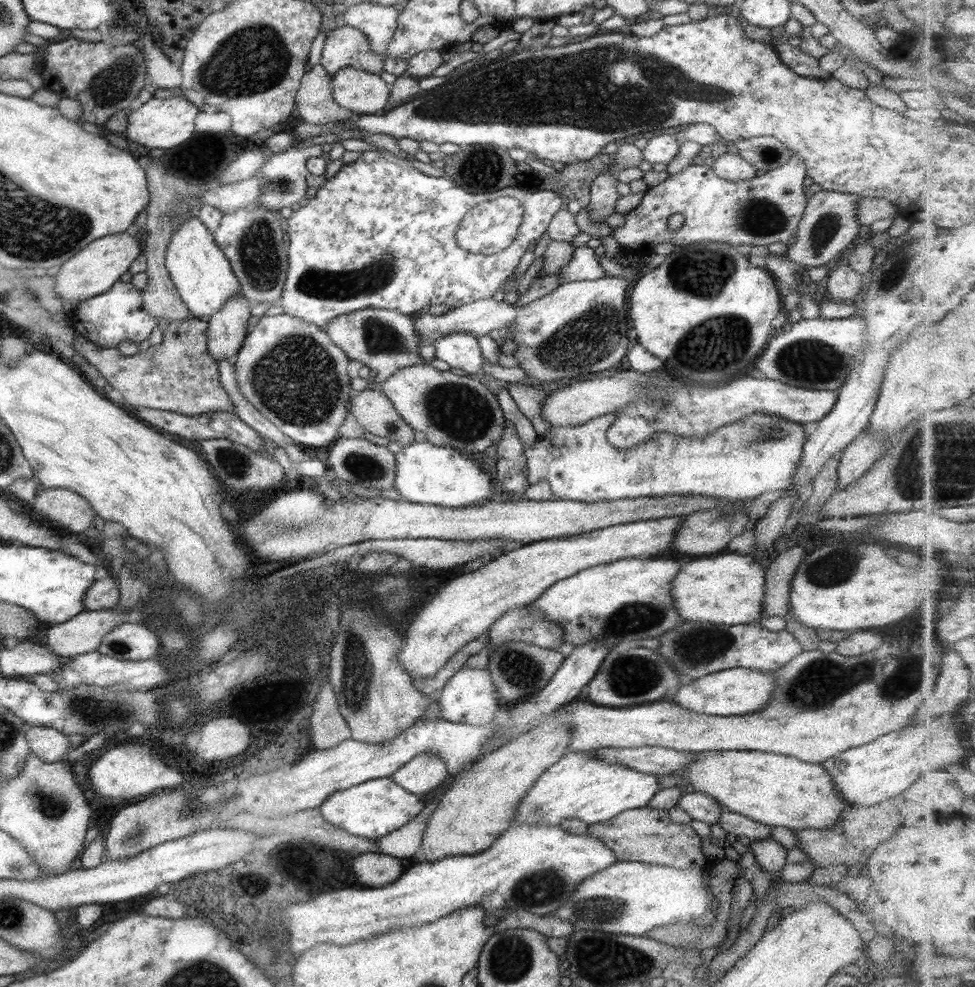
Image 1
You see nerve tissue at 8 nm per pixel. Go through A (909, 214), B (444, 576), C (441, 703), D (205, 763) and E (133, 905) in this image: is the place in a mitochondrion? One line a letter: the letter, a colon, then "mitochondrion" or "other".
A: other
B: other
C: other
D: other
E: other

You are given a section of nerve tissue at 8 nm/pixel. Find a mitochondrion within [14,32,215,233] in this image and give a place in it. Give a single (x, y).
(114, 83)

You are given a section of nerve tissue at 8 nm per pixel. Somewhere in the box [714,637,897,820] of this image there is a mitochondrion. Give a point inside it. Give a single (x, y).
(819, 684)

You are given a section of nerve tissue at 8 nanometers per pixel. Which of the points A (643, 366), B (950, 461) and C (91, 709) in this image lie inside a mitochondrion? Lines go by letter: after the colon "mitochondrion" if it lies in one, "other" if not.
A: other
B: mitochondrion
C: mitochondrion

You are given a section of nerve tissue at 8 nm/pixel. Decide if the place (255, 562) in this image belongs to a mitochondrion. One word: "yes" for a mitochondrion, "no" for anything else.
no

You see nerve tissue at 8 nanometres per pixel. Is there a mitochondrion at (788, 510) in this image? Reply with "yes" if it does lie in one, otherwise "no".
no

